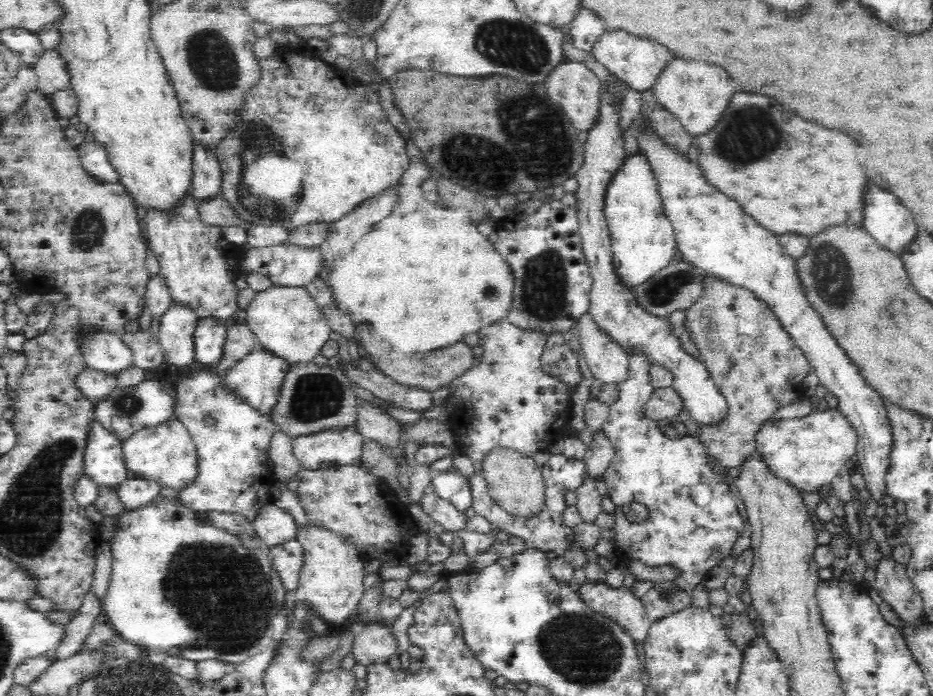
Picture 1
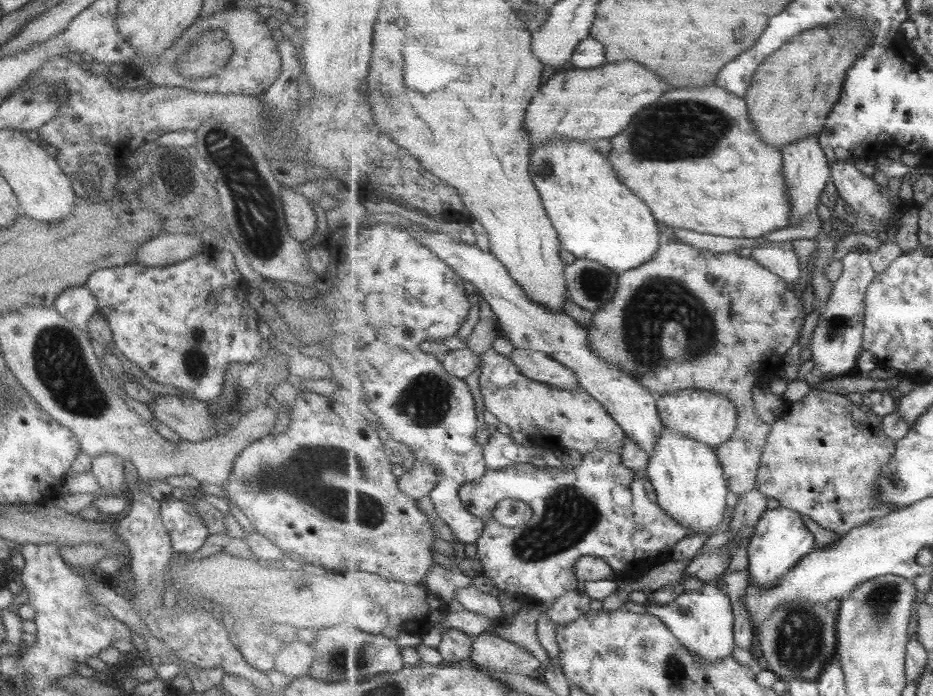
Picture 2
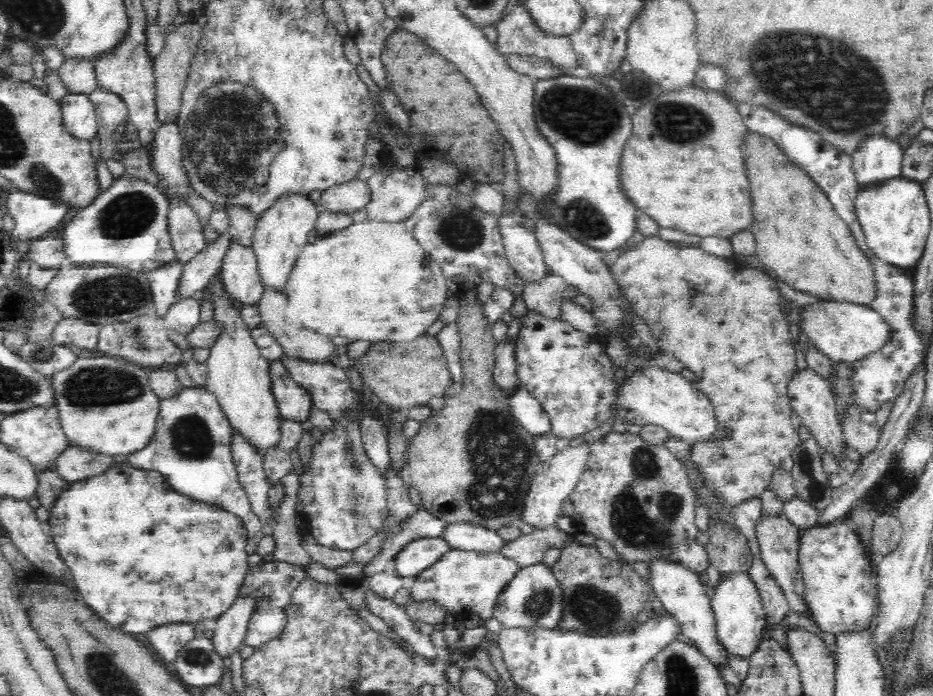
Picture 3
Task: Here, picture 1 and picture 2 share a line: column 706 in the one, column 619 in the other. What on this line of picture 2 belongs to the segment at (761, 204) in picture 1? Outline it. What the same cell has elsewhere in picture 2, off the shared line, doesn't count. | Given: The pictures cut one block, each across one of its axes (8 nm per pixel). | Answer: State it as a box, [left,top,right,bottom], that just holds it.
[607,86,793,239]

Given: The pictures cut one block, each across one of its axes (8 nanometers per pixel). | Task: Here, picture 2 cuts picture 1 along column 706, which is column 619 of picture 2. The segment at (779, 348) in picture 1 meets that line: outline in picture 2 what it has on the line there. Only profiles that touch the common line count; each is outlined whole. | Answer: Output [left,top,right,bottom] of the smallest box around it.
[478,236,805,497]

